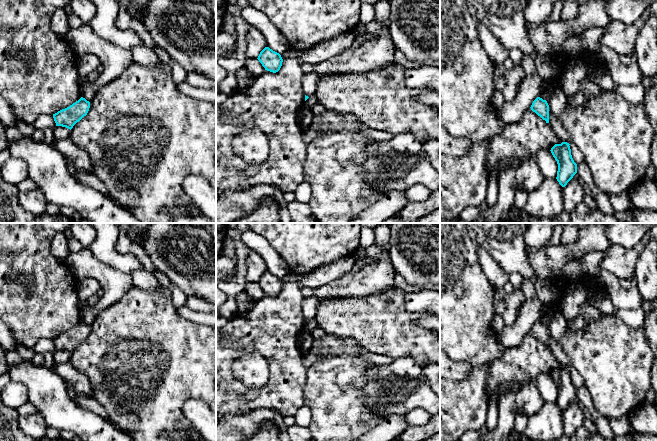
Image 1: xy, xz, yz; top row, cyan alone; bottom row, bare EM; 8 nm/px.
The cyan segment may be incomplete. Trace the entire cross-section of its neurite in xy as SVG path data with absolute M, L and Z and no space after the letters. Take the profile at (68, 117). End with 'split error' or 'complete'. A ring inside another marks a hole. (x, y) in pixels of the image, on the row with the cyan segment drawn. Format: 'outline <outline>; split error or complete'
outline M81 97L78 101L69 107L53 114L56 126L72 129L73 126L87 115L90 108L90 102Z; complete

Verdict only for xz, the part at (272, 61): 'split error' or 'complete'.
complete

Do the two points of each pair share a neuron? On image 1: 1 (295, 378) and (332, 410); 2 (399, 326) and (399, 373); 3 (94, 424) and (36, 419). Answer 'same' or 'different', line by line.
1: different
2: different
3: different

